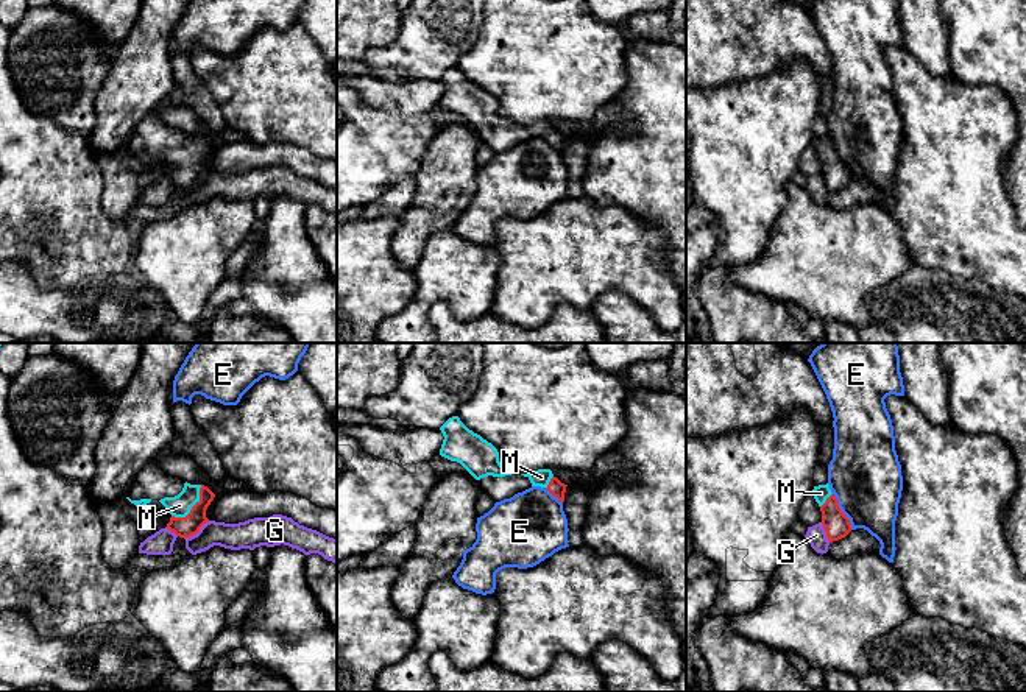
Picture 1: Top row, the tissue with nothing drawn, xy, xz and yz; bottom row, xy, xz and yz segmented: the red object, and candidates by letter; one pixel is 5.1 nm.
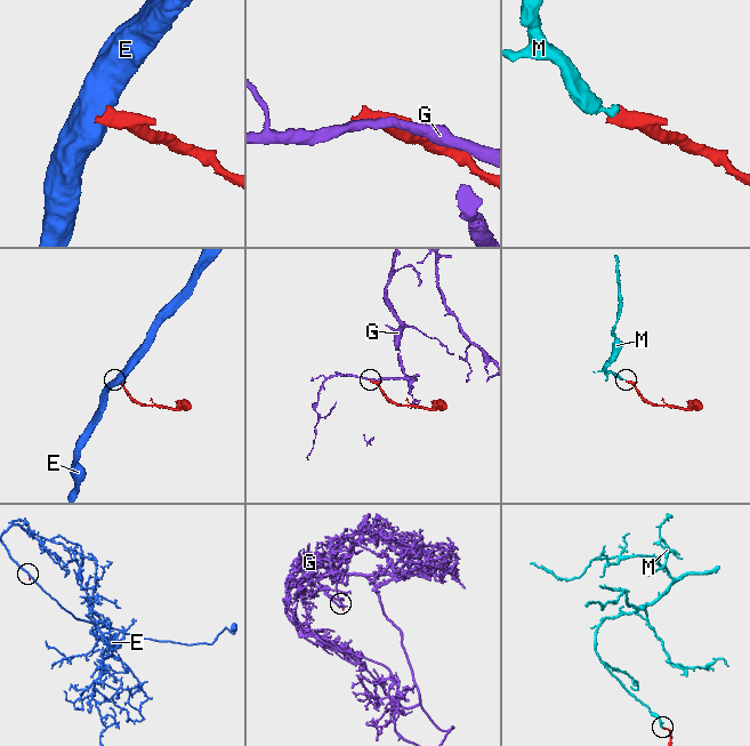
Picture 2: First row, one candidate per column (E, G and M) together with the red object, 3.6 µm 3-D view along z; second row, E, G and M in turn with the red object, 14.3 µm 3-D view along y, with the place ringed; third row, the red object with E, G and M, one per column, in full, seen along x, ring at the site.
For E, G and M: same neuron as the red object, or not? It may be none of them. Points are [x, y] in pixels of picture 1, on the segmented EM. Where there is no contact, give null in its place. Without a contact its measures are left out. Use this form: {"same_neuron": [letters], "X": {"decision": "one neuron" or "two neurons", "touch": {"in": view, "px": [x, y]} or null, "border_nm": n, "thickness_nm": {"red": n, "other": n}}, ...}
{"same_neuron": ["M"], "E": {"decision": "two neurons", "touch": {"in": "yz", "px": [841, 510]}, "border_nm": 240, "thickness_nm": {"red": 140, "other": 380}}, "G": {"decision": "two neurons", "touch": {"in": "xy", "px": [197, 532]}, "border_nm": 160, "thickness_nm": {"red": 110, "other": 140}}, "M": {"decision": "one neuron", "touch": {"in": "xy", "px": [192, 507]}, "border_nm": 220, "thickness_nm": {"red": 110, "other": 120}}}

